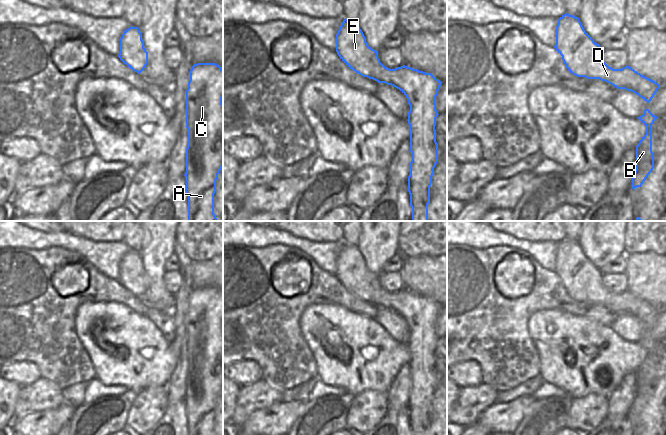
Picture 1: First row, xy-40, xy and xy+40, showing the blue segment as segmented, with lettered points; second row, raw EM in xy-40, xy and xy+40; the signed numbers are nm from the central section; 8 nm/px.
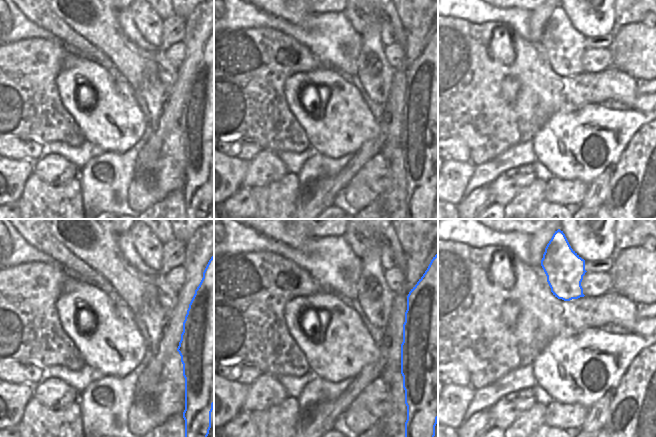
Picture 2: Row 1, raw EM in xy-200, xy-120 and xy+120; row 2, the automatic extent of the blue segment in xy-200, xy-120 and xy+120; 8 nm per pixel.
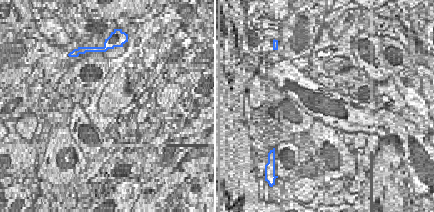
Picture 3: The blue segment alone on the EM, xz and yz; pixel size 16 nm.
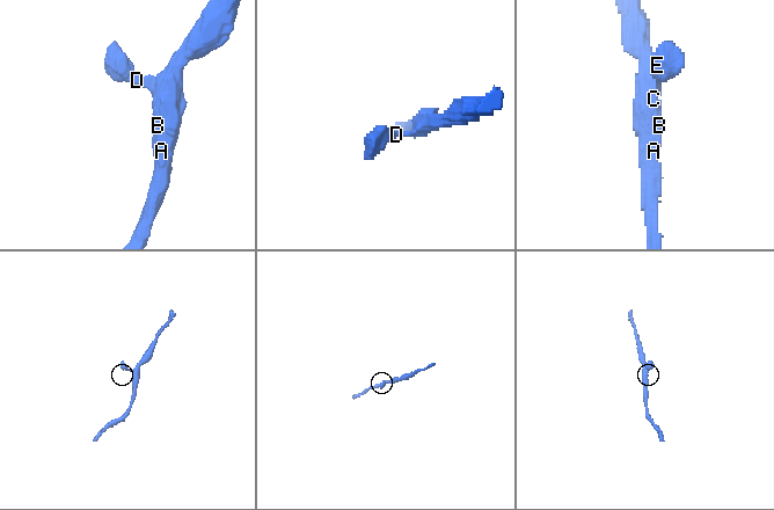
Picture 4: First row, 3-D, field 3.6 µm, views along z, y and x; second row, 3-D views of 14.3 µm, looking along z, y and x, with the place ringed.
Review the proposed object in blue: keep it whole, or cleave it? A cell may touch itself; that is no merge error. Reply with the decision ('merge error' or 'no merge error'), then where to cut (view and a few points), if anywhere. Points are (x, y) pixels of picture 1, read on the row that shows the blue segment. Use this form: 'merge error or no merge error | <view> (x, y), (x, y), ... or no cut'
no merge error | no cut

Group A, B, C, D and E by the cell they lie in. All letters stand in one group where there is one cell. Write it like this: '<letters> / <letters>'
A B C D E

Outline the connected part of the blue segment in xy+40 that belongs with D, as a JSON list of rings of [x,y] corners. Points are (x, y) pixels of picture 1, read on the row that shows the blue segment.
[[[565,13],[558,19],[556,26],[556,51],[562,56],[562,60],[570,73],[577,77],[587,79],[599,79],[605,81],[617,89],[631,91],[649,103],[660,85],[655,81],[641,75],[628,65],[621,69],[609,67],[602,58],[600,45],[595,43],[592,37],[584,30],[578,17]]]

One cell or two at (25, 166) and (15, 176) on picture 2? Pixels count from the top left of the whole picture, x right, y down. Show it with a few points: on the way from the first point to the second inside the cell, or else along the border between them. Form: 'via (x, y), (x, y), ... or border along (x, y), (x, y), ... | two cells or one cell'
via (23, 168), (17, 174) | one cell

